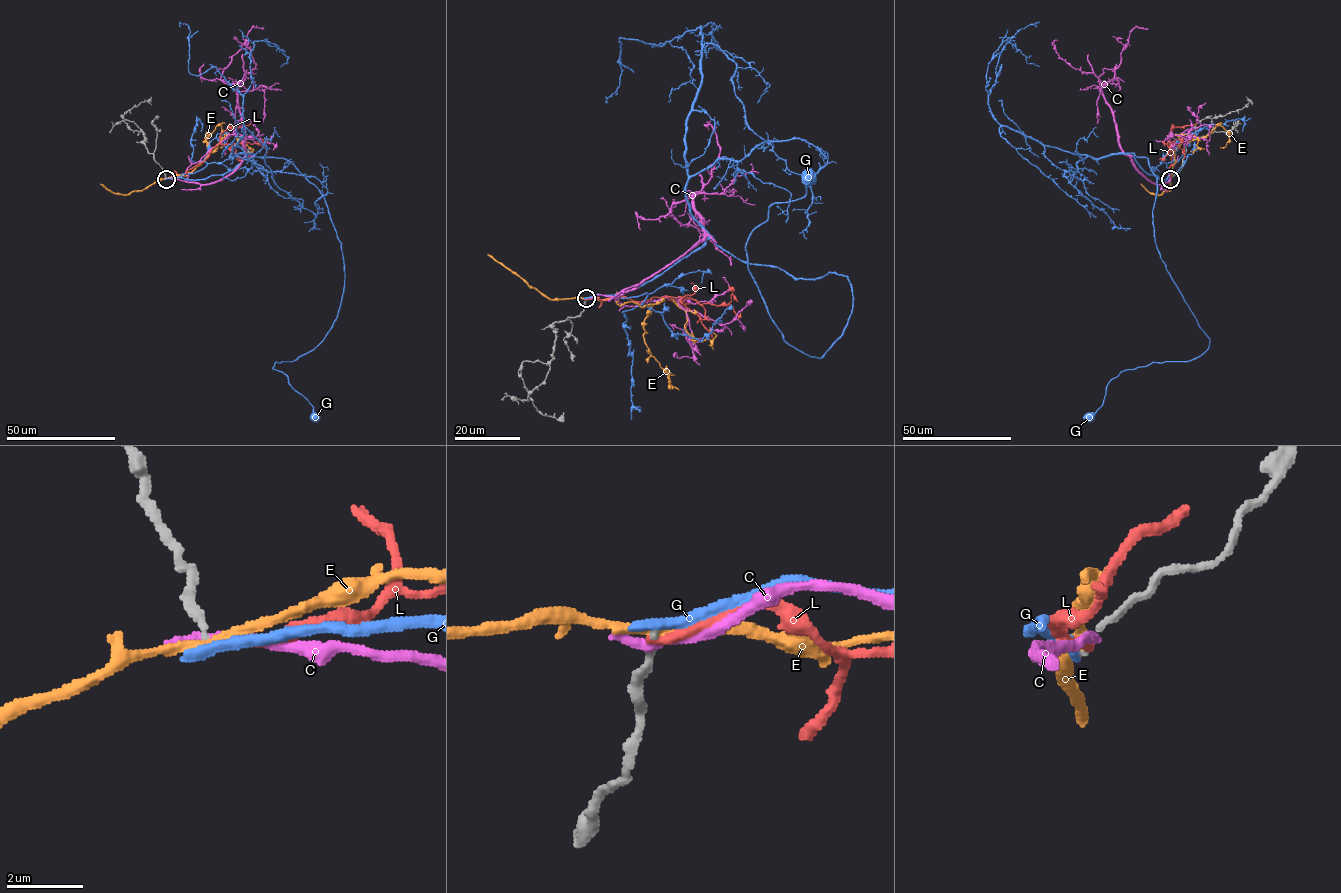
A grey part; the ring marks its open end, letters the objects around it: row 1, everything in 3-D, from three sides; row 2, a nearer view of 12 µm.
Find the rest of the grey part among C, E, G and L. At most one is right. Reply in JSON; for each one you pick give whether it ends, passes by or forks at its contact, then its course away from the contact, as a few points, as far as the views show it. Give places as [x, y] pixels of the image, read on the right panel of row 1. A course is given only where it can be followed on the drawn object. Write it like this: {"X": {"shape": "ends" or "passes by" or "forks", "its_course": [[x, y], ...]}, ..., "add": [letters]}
{"add": []}

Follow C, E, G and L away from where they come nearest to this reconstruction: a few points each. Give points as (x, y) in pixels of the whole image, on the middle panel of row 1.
C: (585, 299), (635, 289), (699, 243), (703, 220), (693, 196), (676, 202), (667, 215), (695, 226), (731, 265)
E: (586, 299), (612, 297), (620, 305), (650, 304), (644, 342), (667, 374), (670, 386), (667, 373)
G: (586, 298), (712, 238), (847, 277), (822, 357), (784, 340), (745, 245), (807, 176)
L: (586, 299), (598, 296), (607, 300), (617, 292), (637, 301), (666, 296), (725, 305), (734, 295), (738, 302)

